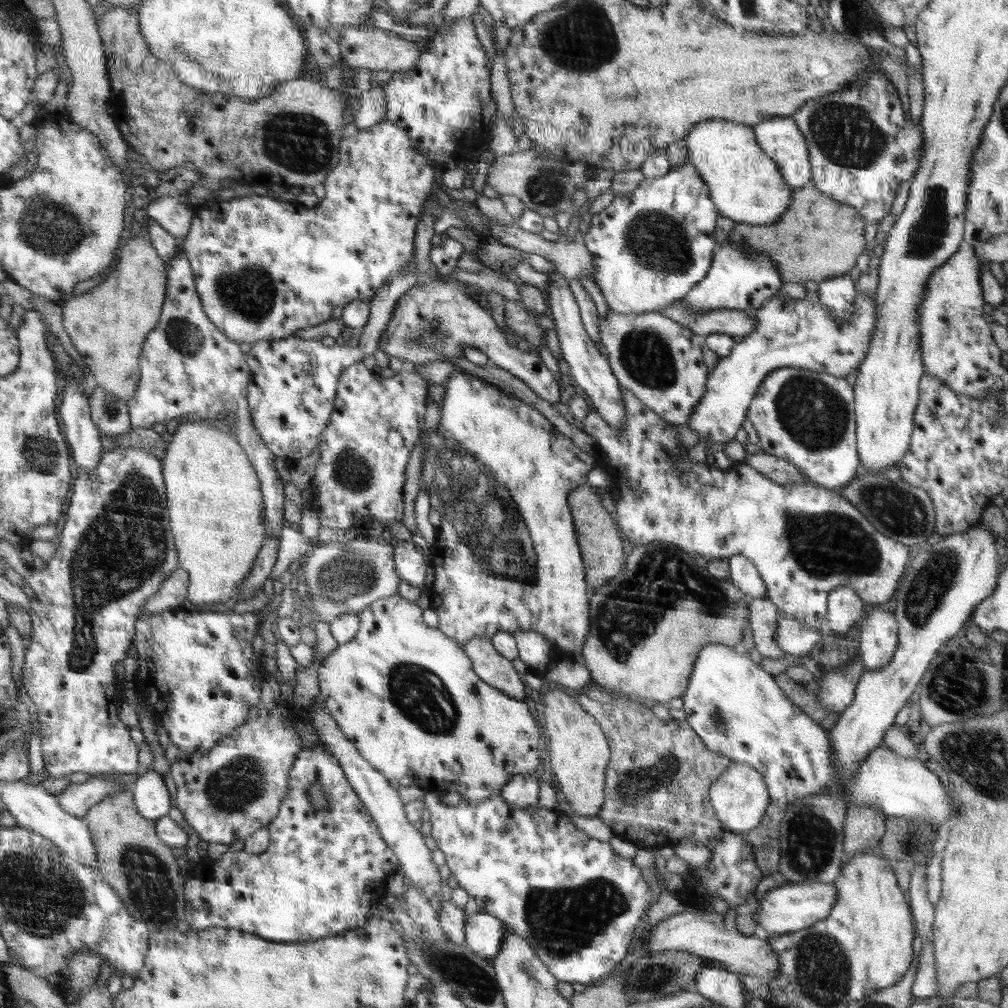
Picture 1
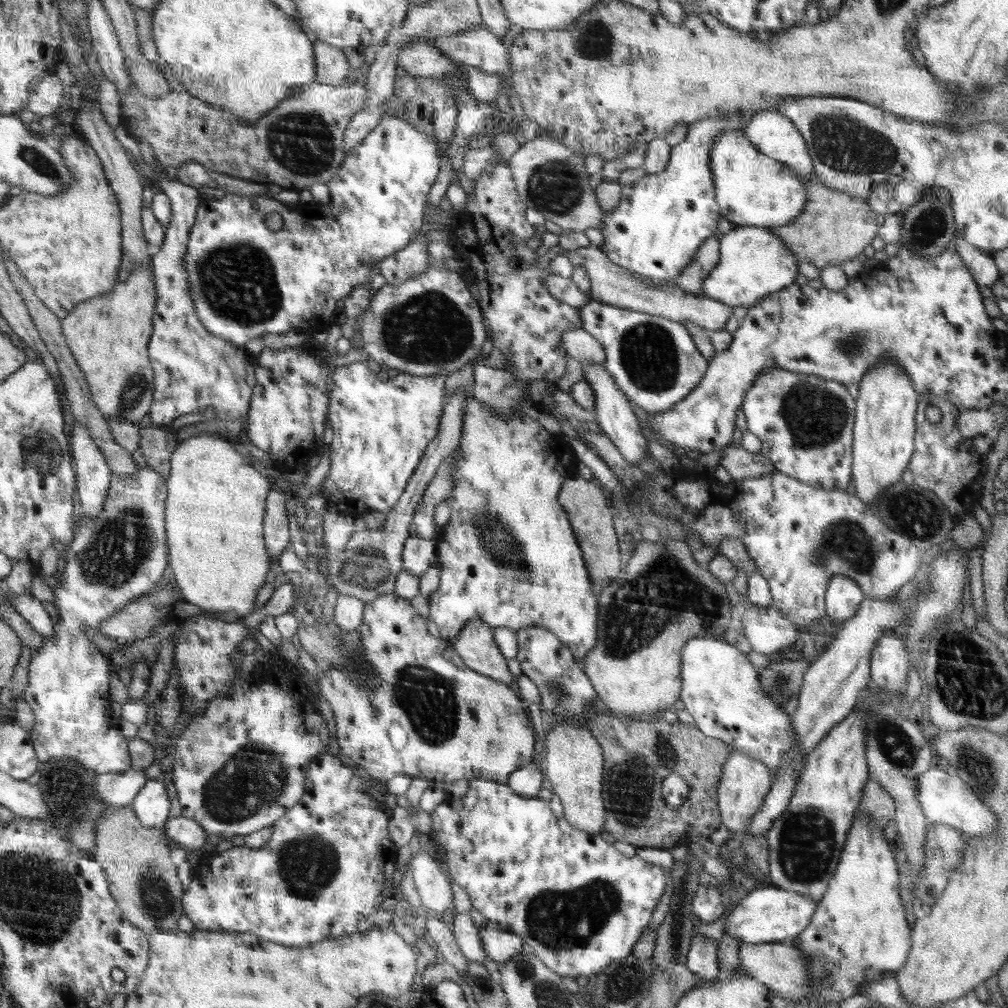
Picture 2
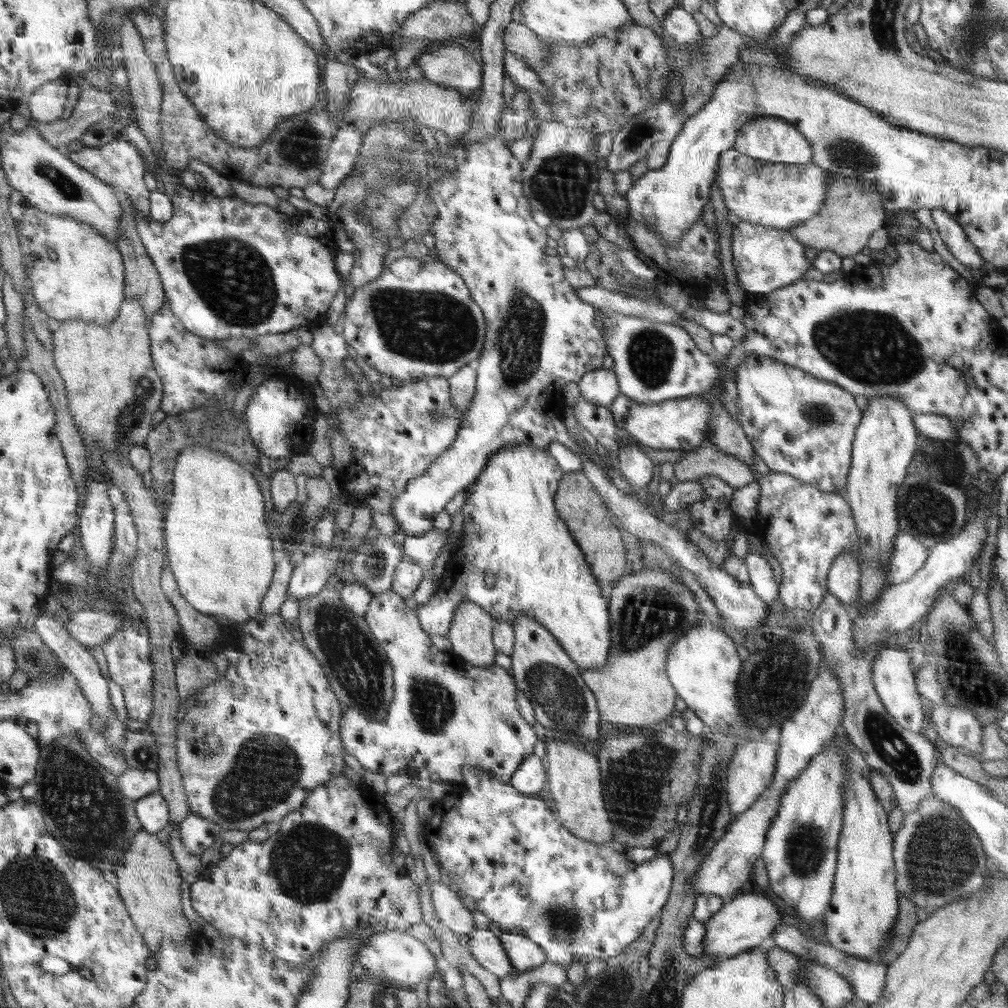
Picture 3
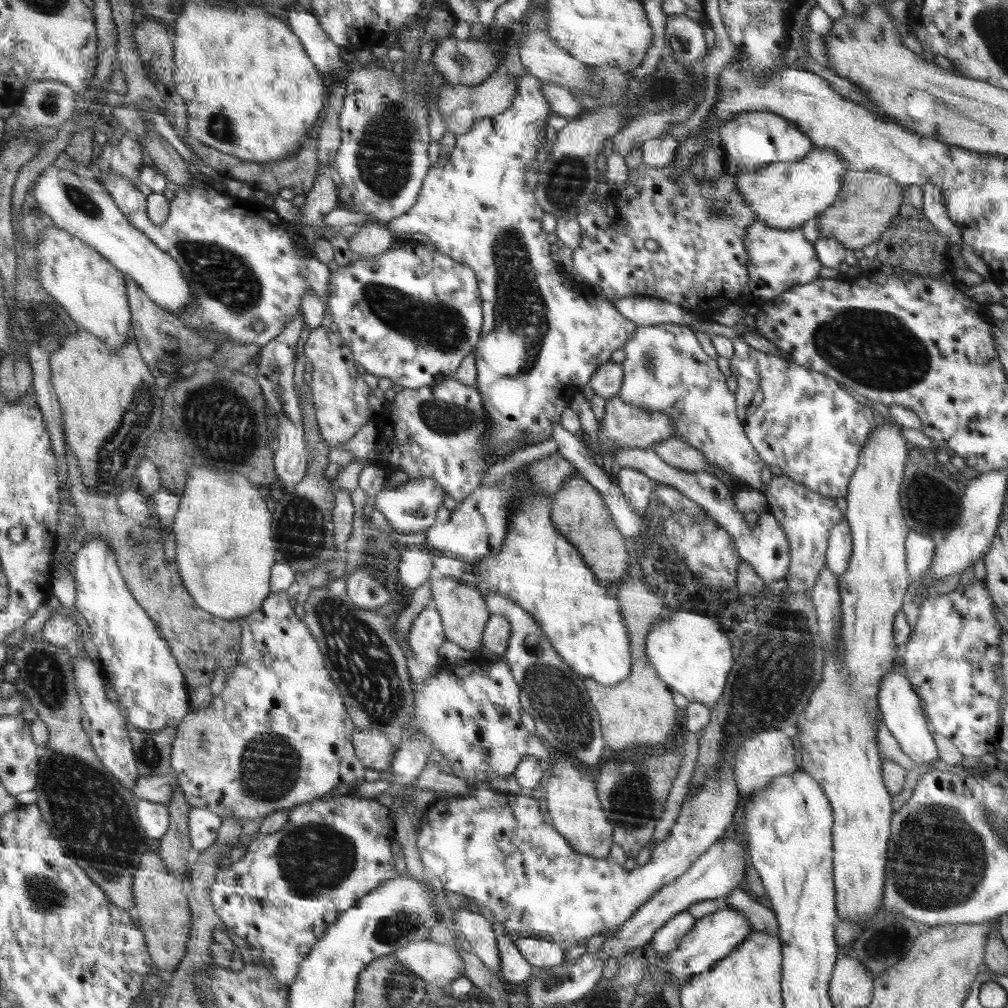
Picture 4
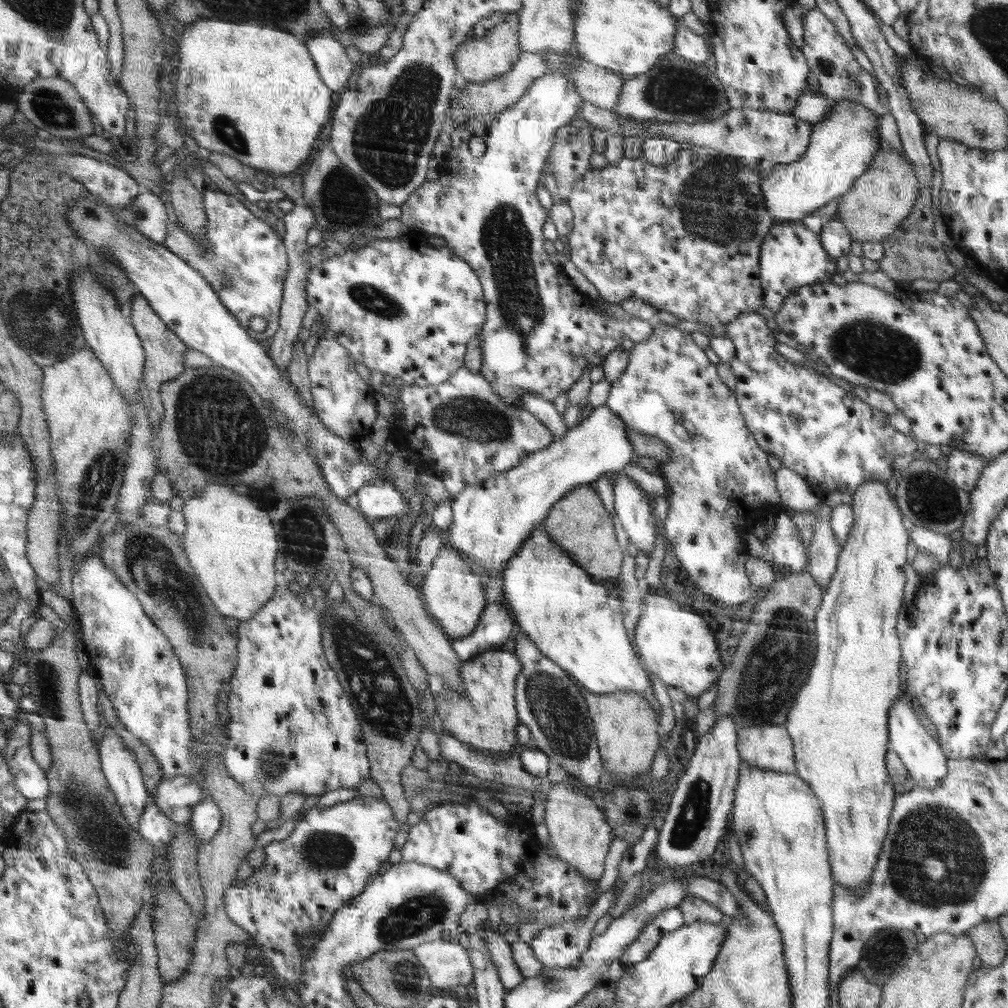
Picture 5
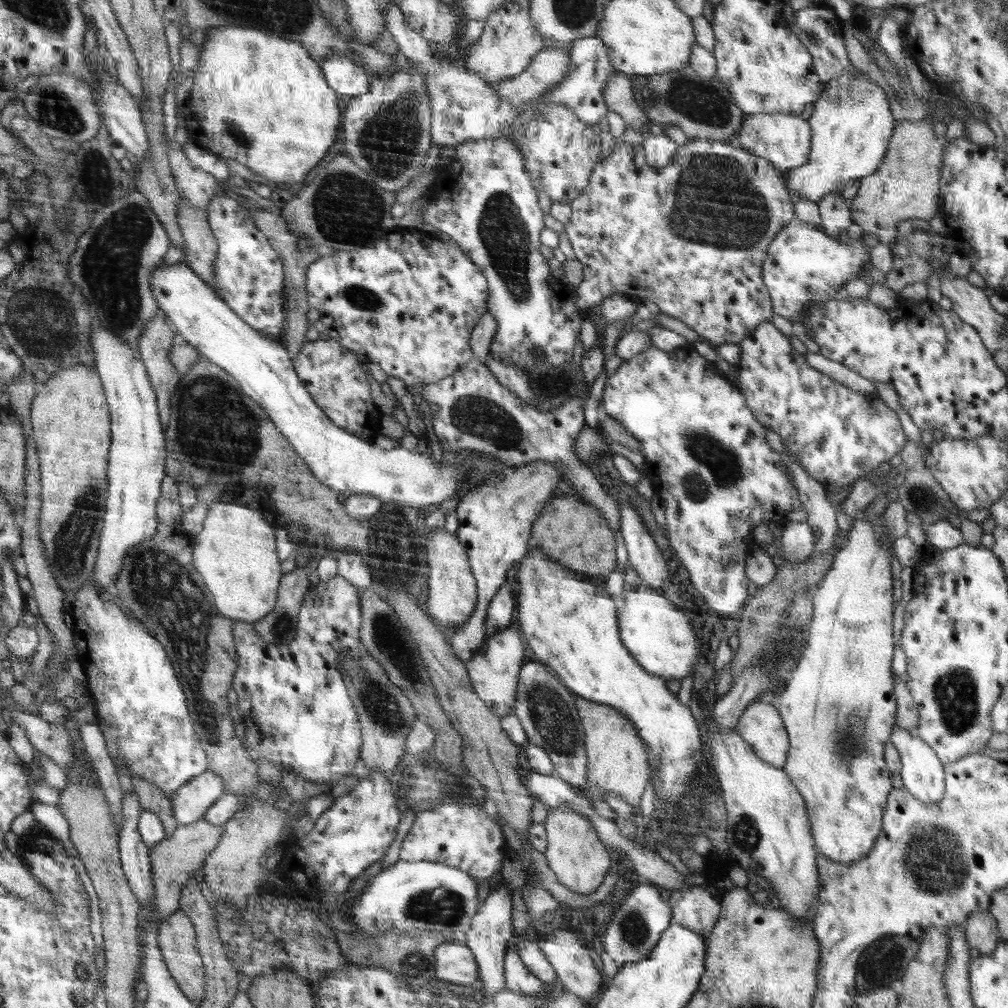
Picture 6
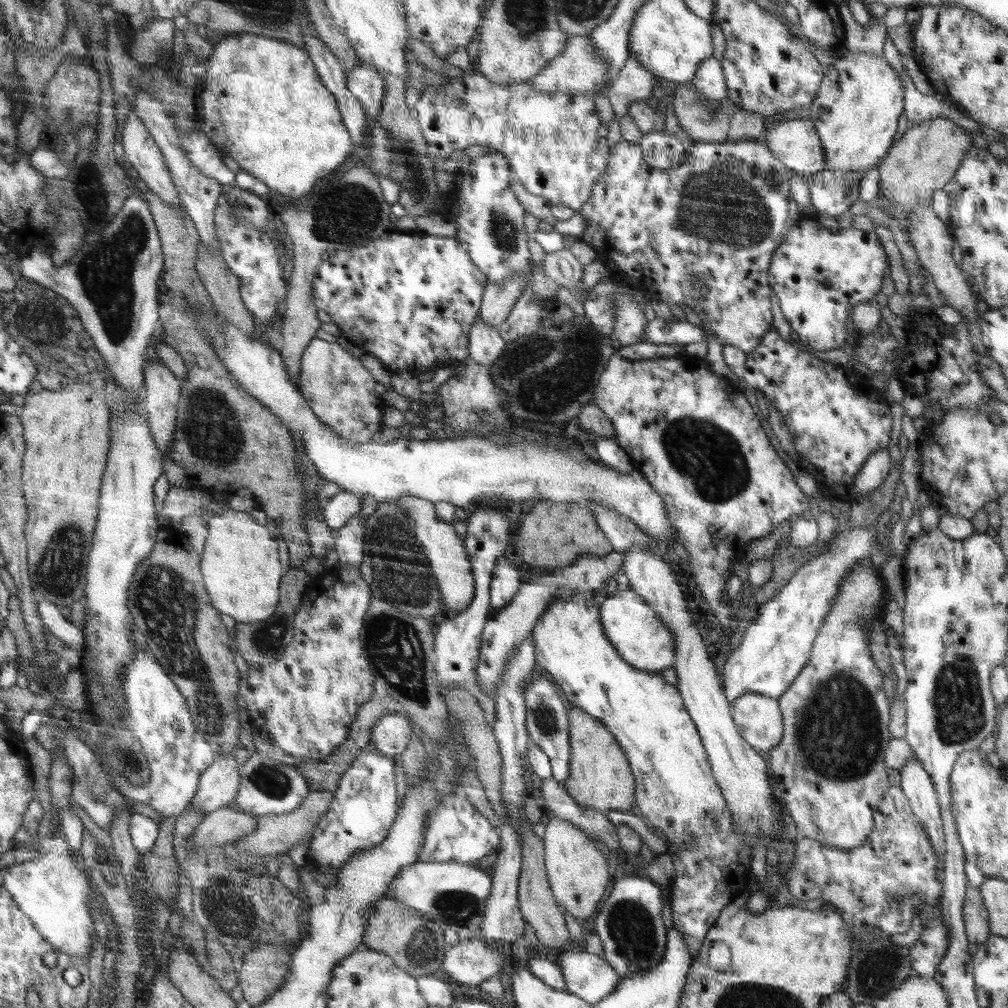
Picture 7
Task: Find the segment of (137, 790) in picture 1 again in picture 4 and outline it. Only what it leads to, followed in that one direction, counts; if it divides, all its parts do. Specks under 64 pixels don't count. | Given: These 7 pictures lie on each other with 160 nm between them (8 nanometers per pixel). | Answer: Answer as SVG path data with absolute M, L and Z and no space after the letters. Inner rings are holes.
M136 800L139 823L152 842L165 836L168 828L168 806L149 800Z

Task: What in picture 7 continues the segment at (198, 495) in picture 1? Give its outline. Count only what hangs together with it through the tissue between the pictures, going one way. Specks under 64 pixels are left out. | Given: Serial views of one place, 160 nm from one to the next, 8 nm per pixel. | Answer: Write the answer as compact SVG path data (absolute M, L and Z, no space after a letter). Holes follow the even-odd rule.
M229 508L208 519L201 569L206 574L206 590L210 590L214 606L224 614L238 622L253 623L265 621L276 613L278 586L287 570L278 560L278 548L270 532L247 512Z

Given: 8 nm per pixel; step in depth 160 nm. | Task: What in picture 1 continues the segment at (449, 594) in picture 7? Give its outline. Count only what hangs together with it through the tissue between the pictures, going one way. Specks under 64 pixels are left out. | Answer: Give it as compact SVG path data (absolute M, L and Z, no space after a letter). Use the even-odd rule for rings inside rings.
M474 637L473 640L468 641L463 646L465 653L469 655L473 662L473 669L476 671L478 677L512 698L517 698L522 701L525 700L524 684L520 680L518 672L512 668L512 661L510 659L506 660L505 655L501 655L497 651L491 639Z

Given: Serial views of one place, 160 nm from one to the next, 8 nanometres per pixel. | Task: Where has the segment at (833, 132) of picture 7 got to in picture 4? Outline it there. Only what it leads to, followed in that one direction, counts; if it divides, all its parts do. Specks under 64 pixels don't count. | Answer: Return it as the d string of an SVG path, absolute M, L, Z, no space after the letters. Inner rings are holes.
M814 146L806 157L796 162L774 162L770 165L762 165L756 171L740 171L729 163L727 168L728 171L732 170L738 191L754 211L757 220L782 230L799 228L808 220L817 218L820 213L824 213L831 204L834 204L835 198L840 194L843 176L848 171L845 160L838 156L835 150L821 146Z

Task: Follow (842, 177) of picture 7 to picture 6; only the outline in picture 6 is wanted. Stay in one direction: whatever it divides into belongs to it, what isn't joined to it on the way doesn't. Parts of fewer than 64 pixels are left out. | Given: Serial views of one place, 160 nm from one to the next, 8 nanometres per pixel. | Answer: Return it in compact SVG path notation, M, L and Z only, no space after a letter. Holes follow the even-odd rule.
M842 190L826 195L817 203L822 219L822 230L830 238L838 239L838 235L844 228L848 228L853 222L853 216L849 209L850 201L842 197Z

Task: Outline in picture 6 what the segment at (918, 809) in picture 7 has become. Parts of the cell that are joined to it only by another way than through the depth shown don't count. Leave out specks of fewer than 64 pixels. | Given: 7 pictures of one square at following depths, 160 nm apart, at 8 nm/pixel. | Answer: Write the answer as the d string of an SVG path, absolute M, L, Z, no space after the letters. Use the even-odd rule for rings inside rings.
M894 726L889 741L899 752L901 758L901 768L897 774L903 782L902 788L913 794L924 804L934 804L943 797L945 791L945 770L938 758L937 752L930 748L918 735L912 736L906 729Z

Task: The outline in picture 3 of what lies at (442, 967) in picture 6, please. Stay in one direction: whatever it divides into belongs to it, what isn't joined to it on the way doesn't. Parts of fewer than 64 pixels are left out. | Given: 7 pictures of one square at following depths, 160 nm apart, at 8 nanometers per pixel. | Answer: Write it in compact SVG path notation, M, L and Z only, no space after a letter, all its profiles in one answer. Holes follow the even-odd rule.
M389 931L376 934L370 938L370 942L358 950L357 957L351 966L350 981L354 981L358 975L373 974L383 976L399 988L409 988L412 984L420 984L422 980L430 980L430 976L436 972L434 956L428 952L428 948L416 940L414 936L408 936L404 931Z

